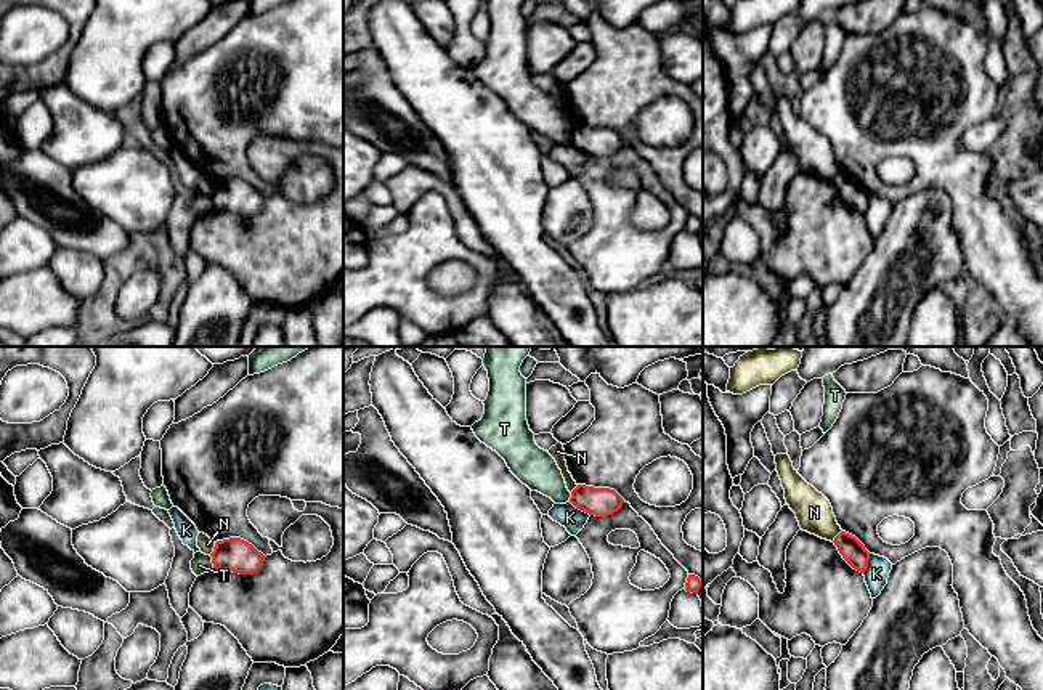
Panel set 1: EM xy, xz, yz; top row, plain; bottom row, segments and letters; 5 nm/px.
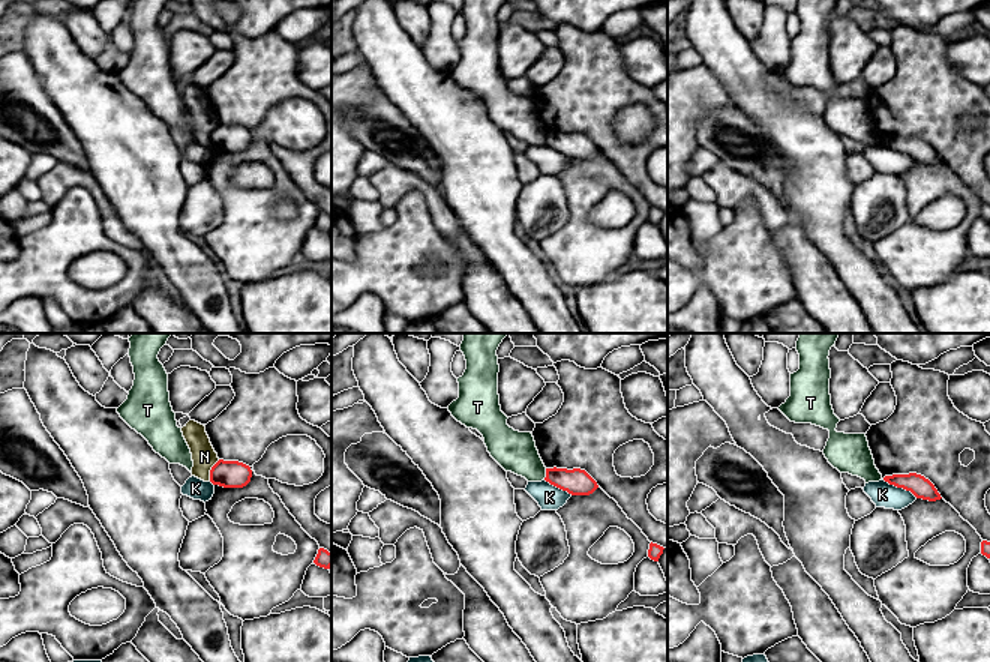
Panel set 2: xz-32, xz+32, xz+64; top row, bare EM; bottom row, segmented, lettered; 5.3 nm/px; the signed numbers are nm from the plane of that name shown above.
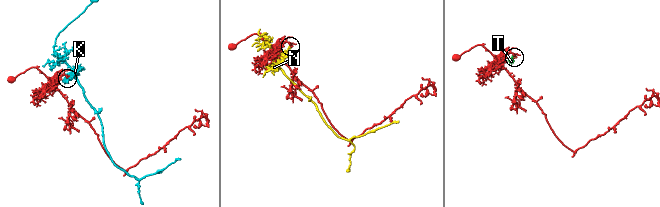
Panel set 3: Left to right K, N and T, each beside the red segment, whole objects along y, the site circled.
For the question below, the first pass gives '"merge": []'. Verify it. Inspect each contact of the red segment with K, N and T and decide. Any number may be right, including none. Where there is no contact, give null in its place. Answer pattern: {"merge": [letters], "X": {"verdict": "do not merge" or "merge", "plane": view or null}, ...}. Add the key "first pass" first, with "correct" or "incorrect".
{"first pass": "correct", "merge": [], "K": {"verdict": "do not merge", "plane": "xz"}, "N": {"verdict": "do not merge", "plane": "xy"}, "T": {"verdict": "do not merge", "plane": "xy"}}

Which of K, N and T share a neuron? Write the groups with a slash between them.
K / N / T

